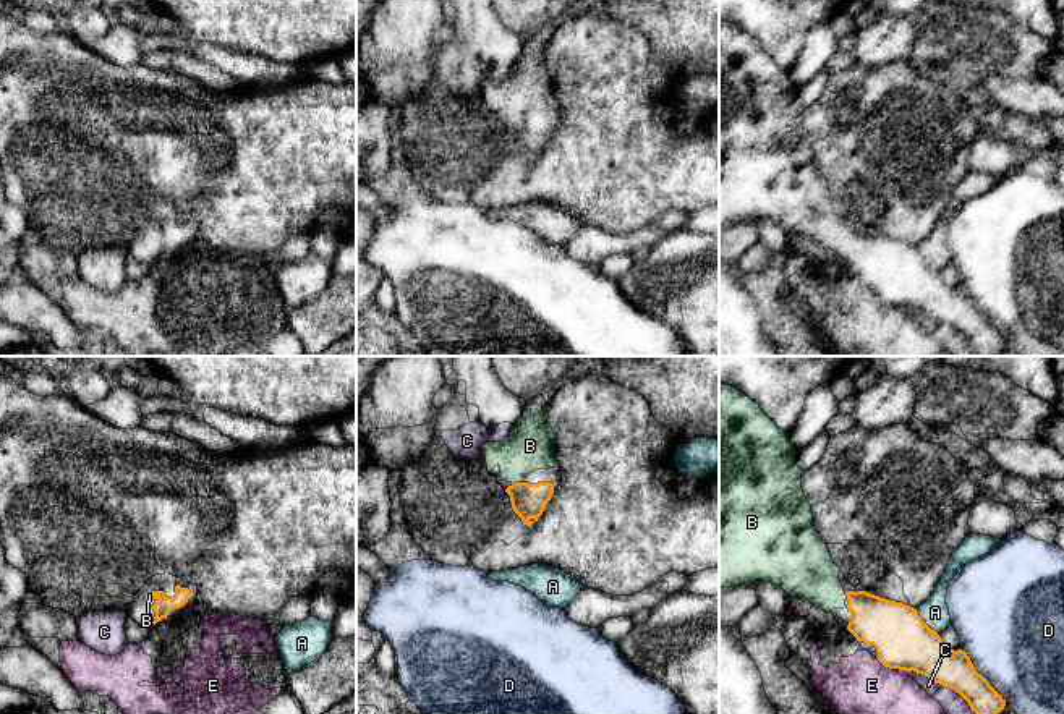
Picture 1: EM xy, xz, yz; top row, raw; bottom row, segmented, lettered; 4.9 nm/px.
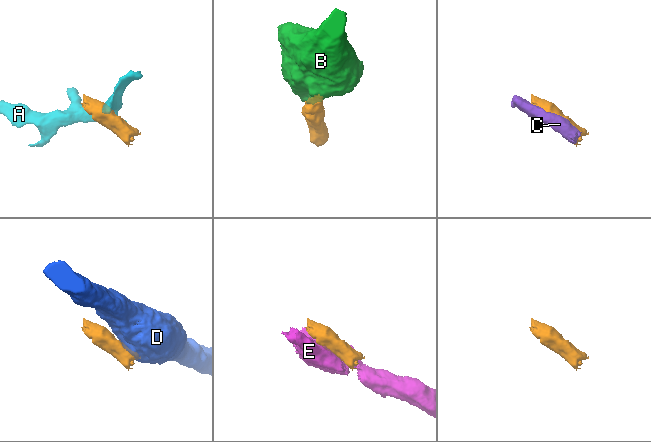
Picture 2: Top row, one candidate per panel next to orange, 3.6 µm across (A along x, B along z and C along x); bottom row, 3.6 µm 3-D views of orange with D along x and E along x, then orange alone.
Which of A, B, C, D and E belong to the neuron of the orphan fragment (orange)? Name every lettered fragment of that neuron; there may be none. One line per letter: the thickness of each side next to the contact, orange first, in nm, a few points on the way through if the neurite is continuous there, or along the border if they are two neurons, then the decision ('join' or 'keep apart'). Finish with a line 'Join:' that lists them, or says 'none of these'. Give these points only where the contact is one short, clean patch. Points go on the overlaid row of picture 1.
A: 280/140 nm | along yz (915, 609), (938, 632) | keep apart
B: 180/240 nm | across xz (528, 501), (519, 491), (517, 483), (517, 458), (530, 446) | join
C: 240/110 nm | keep apart
D: 190/500 nm | along yz (964, 650), (972, 666), (1006, 700) | keep apart
E: 280/240 nm | keep apart
Join: B

